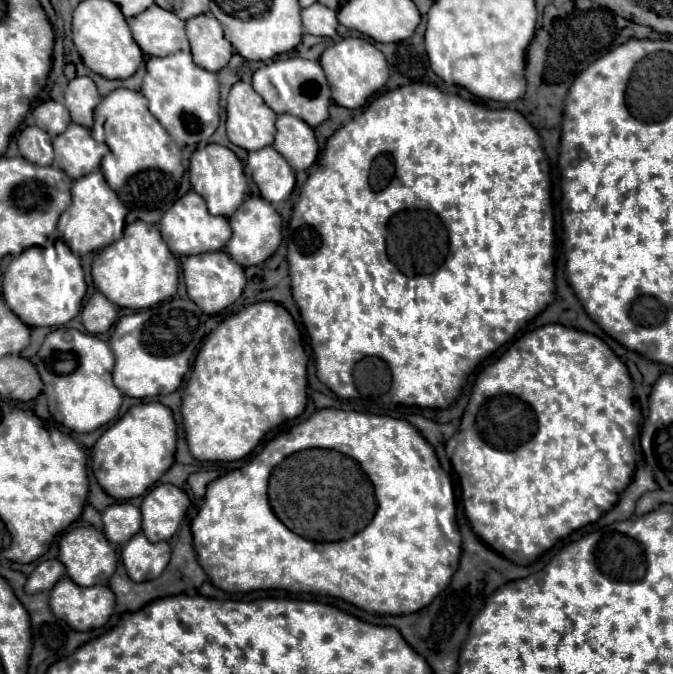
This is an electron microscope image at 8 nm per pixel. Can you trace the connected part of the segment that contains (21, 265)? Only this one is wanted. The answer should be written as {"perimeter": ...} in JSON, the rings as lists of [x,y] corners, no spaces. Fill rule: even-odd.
{"perimeter":[[[58,239],[49,247],[34,246],[12,259],[2,276],[2,296],[28,327],[62,327],[78,315],[86,295],[80,257]]]}

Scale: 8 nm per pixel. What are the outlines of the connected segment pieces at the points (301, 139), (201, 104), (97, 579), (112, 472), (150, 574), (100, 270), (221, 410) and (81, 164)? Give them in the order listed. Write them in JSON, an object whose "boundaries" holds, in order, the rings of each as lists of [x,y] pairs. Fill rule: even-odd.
{"boundaries":[[[[278,115],[274,149],[292,165],[294,171],[308,169],[318,157],[318,141],[314,135],[314,127],[294,115]]],[[[176,51],[166,57],[150,57],[146,61],[146,75],[142,95],[148,99],[150,113],[168,129],[170,137],[180,145],[206,143],[220,125],[220,91],[218,77],[192,61],[186,51]]],[[[74,527],[60,539],[60,555],[58,559],[64,563],[68,575],[80,587],[106,585],[116,569],[116,551],[110,547],[108,539],[102,531],[94,527]]],[[[148,401],[130,407],[92,447],[92,471],[100,487],[116,499],[132,499],[146,493],[174,463],[176,451],[176,425],[172,411],[158,403]]],[[[136,533],[122,547],[122,561],[132,581],[156,579],[170,561],[170,545],[166,541],[150,543],[142,533]]],[[[134,221],[126,225],[124,237],[96,253],[92,281],[112,303],[126,309],[148,309],[170,299],[178,287],[178,261],[164,245],[156,225]]],[[[260,301],[224,319],[204,341],[196,355],[192,375],[182,397],[182,419],[190,453],[198,461],[238,461],[246,457],[262,437],[284,421],[296,419],[306,407],[308,355],[290,311],[274,301]]],[[[70,123],[64,133],[54,137],[52,145],[56,153],[54,165],[64,169],[64,173],[68,173],[68,177],[72,179],[80,179],[94,169],[98,171],[100,161],[108,151],[104,143],[92,139],[90,129],[84,129],[76,123]]]]}

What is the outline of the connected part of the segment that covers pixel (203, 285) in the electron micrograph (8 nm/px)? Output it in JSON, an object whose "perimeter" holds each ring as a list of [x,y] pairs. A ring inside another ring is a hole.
{"perimeter":[[[212,251],[212,253],[200,253],[200,255],[186,257],[182,263],[182,273],[184,273],[188,297],[208,315],[220,313],[222,309],[226,309],[234,301],[238,301],[244,291],[244,285],[246,285],[242,265],[232,261],[232,257],[228,257],[228,253],[224,253],[224,251]]]}

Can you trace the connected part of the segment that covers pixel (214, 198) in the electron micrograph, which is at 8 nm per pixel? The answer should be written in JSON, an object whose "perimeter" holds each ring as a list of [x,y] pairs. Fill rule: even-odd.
{"perimeter":[[[208,143],[206,147],[196,149],[190,157],[190,167],[188,169],[190,169],[192,189],[206,199],[208,211],[212,215],[230,217],[240,207],[240,201],[244,201],[246,191],[248,191],[248,181],[246,181],[246,175],[244,175],[244,167],[242,167],[242,161],[228,147]]]}

